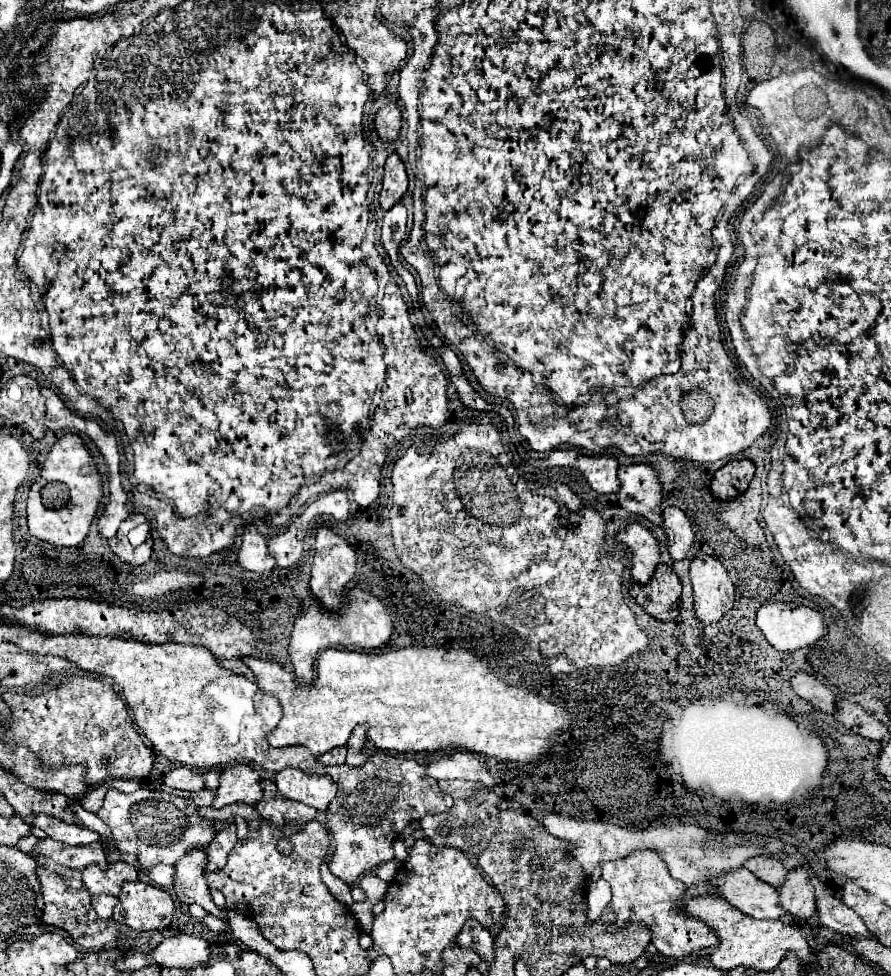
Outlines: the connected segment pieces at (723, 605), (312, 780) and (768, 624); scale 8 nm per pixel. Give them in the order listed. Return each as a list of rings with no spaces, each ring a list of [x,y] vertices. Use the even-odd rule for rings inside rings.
[[[698,553],[690,563],[696,615],[704,623],[716,623],[734,607],[734,585],[726,567],[710,555]]]
[[[286,767],[276,775],[278,791],[292,799],[306,805],[316,807],[318,811],[326,811],[328,803],[336,795],[336,783],[328,775],[306,775],[300,769]]]
[[[766,603],[758,609],[756,613],[756,625],[768,639],[768,643],[778,649],[778,651],[796,651],[808,645],[814,645],[820,641],[826,633],[828,627],[824,623],[824,617],[820,611],[802,607],[802,605],[790,605],[790,603]]]

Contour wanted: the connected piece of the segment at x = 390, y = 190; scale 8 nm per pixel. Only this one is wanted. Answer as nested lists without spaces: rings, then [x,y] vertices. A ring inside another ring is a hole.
[[[390,153],[384,165],[384,179],[380,191],[380,205],[382,209],[390,209],[390,205],[398,203],[408,189],[408,175],[404,163],[400,161],[398,153]]]

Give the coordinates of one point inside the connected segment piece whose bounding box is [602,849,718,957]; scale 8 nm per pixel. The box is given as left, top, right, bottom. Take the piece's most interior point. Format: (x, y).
(643, 892)

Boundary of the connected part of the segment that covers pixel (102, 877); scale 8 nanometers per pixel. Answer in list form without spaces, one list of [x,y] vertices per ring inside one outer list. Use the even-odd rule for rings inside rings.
[[[116,861],[106,871],[100,869],[98,865],[88,865],[86,869],[82,869],[82,881],[90,895],[98,895],[98,893],[118,895],[120,885],[124,881],[136,881],[136,879],[138,879],[136,867],[126,861]]]

